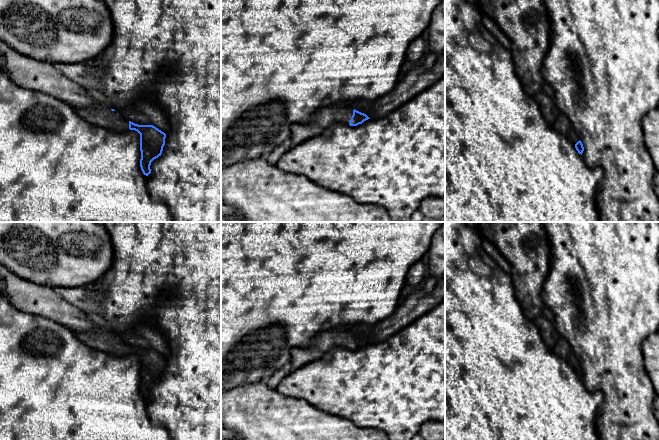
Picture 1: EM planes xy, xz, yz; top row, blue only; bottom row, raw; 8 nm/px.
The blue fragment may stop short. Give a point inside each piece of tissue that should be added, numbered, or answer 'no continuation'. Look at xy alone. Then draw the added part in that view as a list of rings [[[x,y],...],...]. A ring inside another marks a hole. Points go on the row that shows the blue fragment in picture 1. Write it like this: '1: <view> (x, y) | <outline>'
1: xy (102, 115) | [[[97,104],[92,110],[75,109],[77,113],[87,122],[95,126],[106,128],[113,132],[129,131],[129,121],[112,111],[107,104]]]

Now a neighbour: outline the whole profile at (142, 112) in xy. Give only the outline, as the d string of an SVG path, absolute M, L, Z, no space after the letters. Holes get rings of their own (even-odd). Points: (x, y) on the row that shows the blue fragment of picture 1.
M137 100L133 104L116 110L118 114L138 125L153 125L165 134L169 133L169 122L162 110L154 102Z

